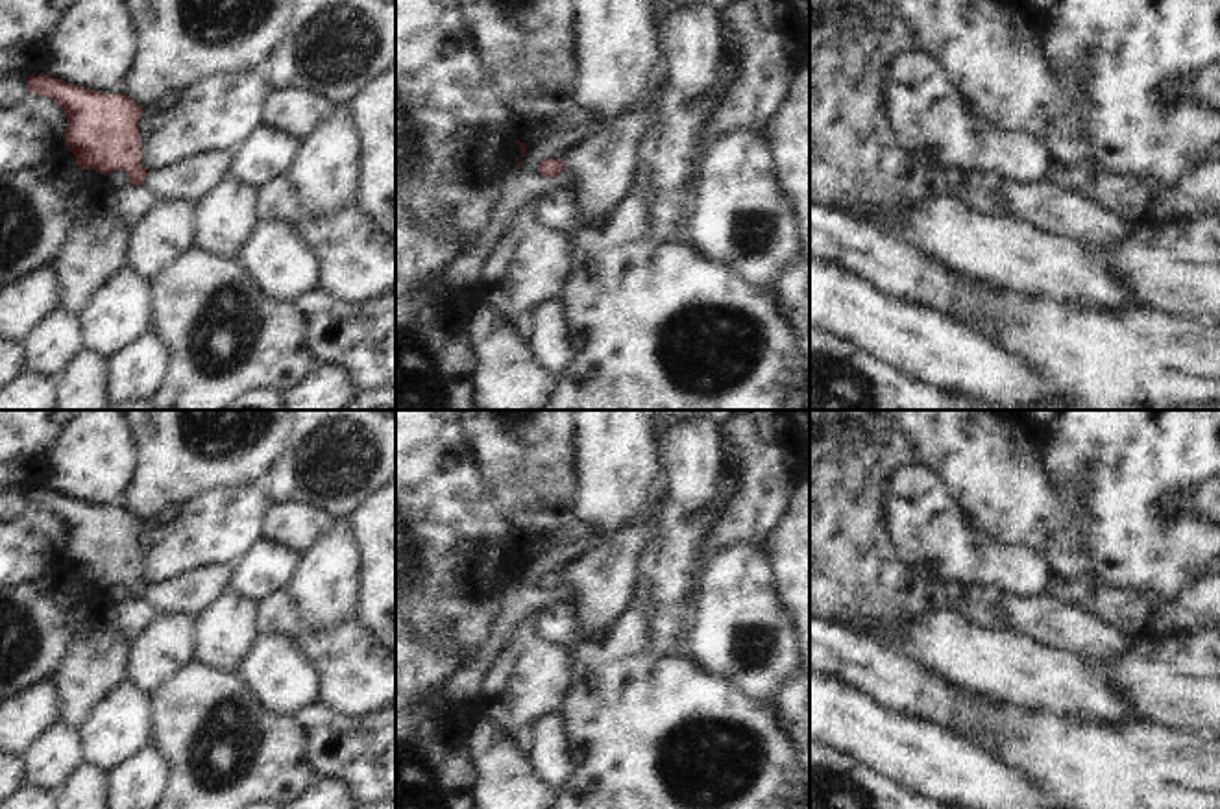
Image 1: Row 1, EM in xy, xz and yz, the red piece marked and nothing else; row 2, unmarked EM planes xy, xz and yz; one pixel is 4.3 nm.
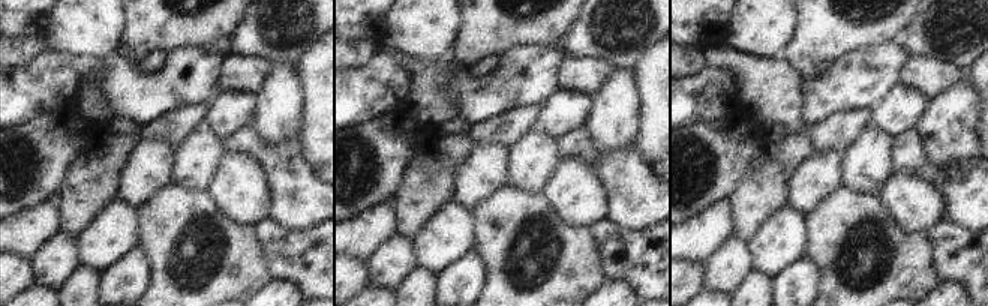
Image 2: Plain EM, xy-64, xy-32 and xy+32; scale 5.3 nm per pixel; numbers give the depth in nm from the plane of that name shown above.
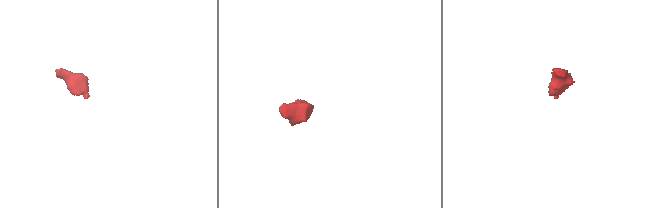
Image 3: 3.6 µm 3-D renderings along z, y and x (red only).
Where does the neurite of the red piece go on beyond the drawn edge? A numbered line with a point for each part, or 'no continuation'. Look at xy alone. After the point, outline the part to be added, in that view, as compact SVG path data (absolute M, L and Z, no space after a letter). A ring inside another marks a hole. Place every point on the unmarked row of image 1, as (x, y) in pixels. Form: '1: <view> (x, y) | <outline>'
1: xy (189, 593) | M231 565L201 567L159 586L150 586L144 598L159 615L185 615L194 619L227 591L229 580Z

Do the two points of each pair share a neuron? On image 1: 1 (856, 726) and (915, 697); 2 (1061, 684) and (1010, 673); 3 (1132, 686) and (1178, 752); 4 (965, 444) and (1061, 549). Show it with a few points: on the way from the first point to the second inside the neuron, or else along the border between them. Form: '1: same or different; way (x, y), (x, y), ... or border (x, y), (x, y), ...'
1: different; border (851, 686), (893, 712), (930, 721)
2: same; way (1049, 678), (1023, 673)
3: different; border (1137, 717), (1200, 734)
4: same; way (991, 470), (1045, 523)

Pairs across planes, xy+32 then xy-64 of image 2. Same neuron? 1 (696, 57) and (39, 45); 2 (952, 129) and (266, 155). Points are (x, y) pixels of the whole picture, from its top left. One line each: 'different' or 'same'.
1: same
2: different

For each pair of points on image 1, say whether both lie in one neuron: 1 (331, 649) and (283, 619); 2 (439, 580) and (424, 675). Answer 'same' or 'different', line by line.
1: same
2: different

